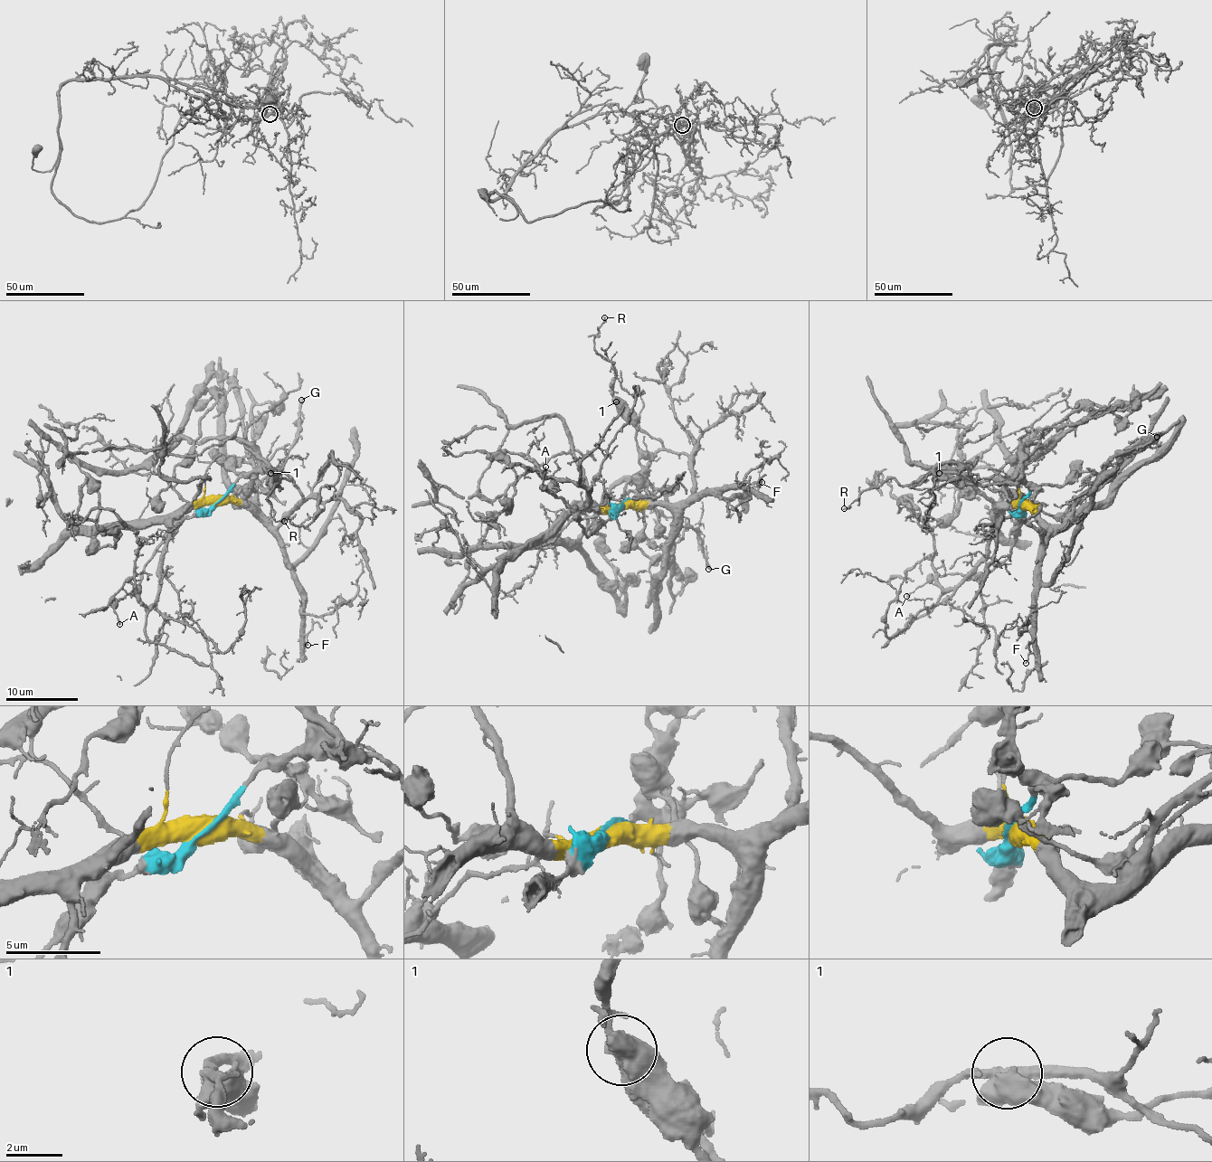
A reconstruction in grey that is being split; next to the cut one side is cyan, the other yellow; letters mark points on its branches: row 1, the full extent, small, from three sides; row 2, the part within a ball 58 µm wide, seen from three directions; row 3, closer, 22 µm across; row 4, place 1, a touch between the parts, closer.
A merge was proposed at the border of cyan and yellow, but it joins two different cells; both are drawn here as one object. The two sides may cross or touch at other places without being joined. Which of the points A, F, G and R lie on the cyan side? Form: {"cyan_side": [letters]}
{"cyan_side": ["A"]}

